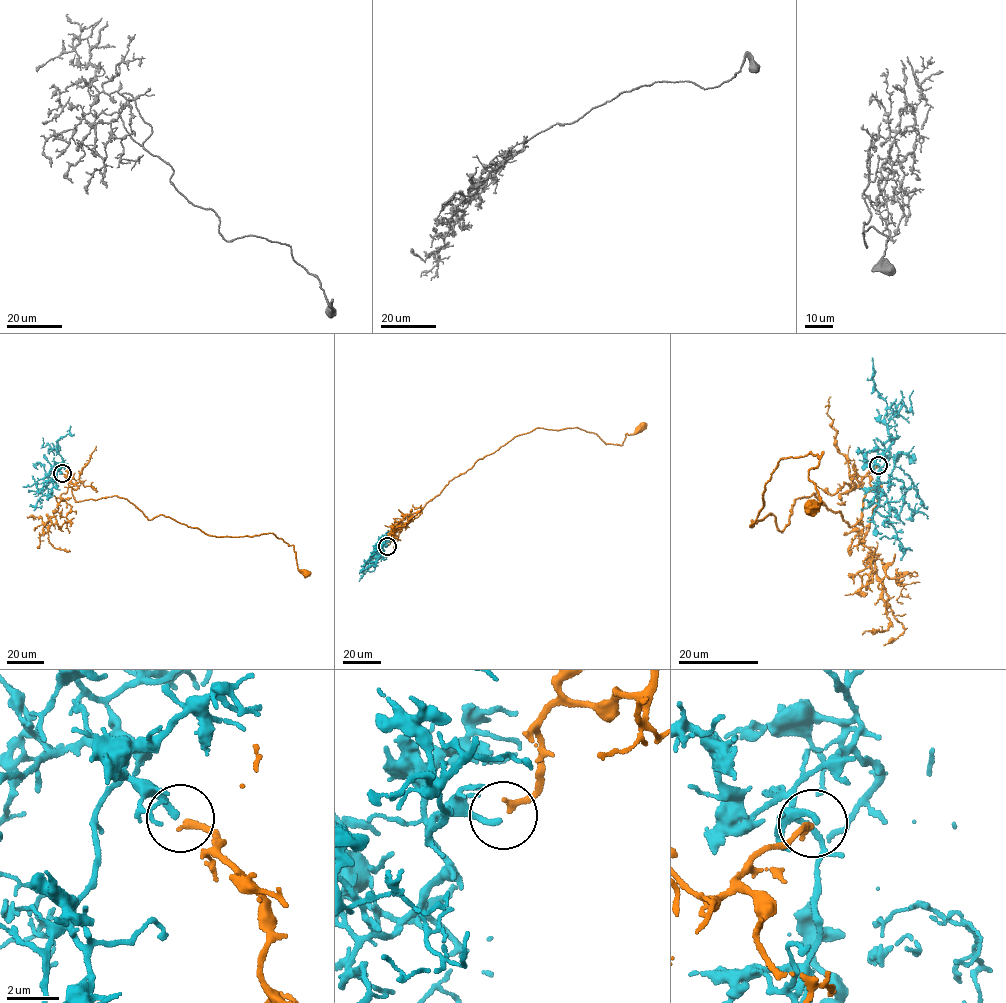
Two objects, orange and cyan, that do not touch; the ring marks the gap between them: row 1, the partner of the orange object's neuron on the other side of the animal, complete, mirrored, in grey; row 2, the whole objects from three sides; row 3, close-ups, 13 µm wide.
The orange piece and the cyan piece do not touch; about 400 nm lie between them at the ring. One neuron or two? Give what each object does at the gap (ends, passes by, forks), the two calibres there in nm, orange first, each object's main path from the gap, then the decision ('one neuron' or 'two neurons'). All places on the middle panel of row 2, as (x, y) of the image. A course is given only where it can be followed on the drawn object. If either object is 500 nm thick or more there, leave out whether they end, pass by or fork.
orange ends | cyan ends | 280/240 nm | orange via (388, 545), (408, 517), (450, 480), (516, 436), (537, 428), (576, 427), (621, 445), (627, 433), (643, 426) | cyan via (387, 546), (382, 546), (380, 553), (383, 556), (376, 557), (376, 564), (369, 567), (358, 581) | one neuron

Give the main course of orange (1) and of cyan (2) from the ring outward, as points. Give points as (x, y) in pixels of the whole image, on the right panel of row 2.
1: (878, 466), (850, 526), (814, 494), (782, 531), (772, 513), (750, 525), (782, 458), (811, 451), (812, 508)
2: (879, 465), (890, 436), (883, 420), (886, 409), (892, 404), (894, 414), (903, 405), (909, 412), (913, 391)

